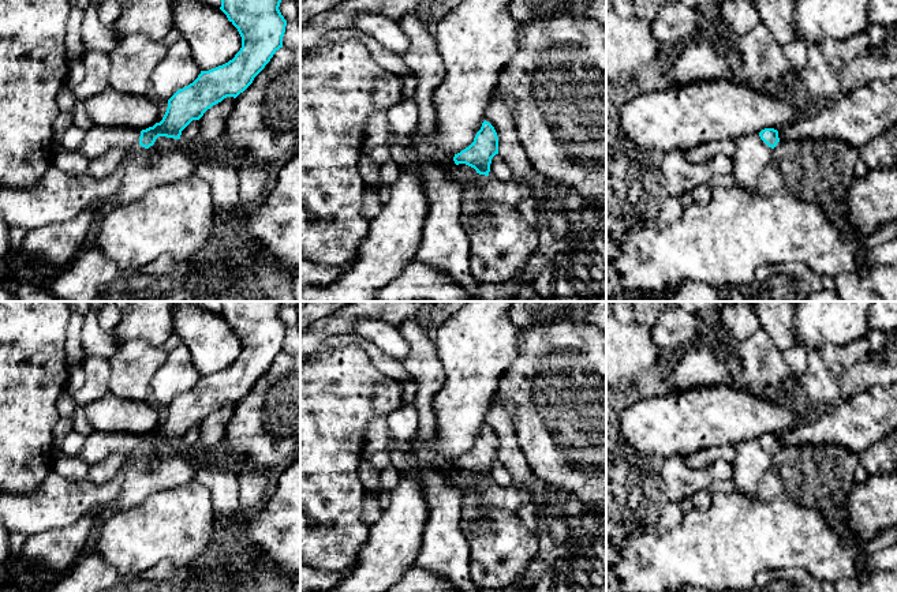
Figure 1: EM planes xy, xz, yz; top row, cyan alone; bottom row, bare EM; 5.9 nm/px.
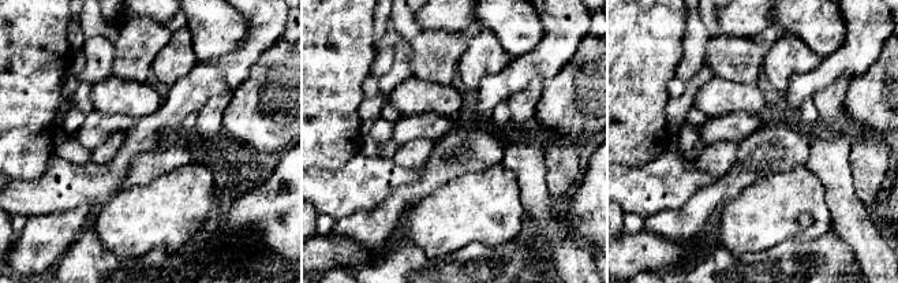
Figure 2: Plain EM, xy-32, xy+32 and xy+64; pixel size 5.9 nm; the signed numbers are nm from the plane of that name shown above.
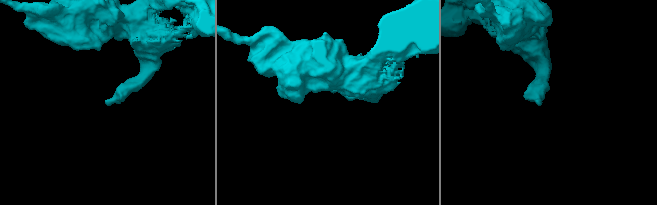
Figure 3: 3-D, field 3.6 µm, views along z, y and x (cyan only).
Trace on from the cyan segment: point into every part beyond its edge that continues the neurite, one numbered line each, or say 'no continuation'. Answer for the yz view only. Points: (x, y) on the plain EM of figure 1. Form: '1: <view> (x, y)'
1: yz (751, 460)

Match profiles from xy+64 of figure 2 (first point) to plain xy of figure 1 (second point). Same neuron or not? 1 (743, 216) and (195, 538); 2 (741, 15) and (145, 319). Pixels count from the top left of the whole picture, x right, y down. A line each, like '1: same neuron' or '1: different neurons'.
1: same neuron
2: same neuron

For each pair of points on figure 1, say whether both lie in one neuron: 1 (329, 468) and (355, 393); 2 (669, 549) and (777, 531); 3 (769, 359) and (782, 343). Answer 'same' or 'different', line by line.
1: same
2: same
3: different

